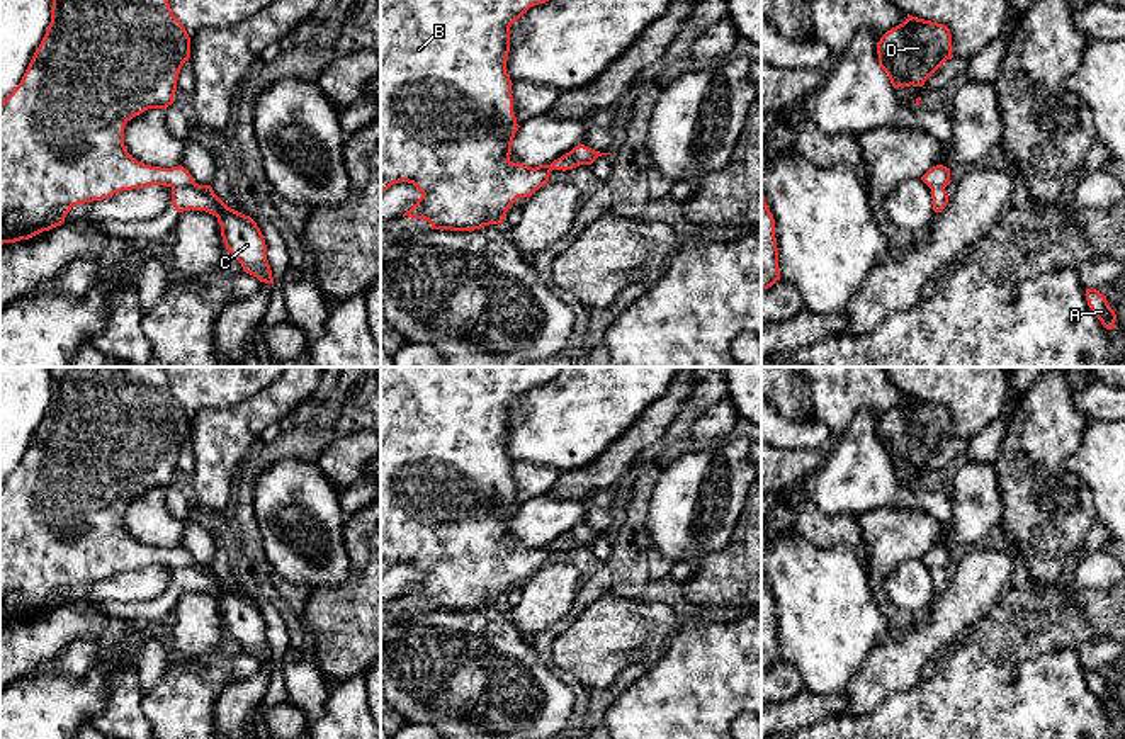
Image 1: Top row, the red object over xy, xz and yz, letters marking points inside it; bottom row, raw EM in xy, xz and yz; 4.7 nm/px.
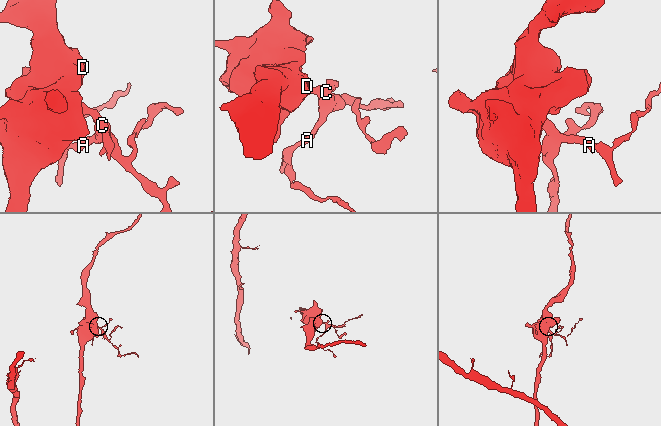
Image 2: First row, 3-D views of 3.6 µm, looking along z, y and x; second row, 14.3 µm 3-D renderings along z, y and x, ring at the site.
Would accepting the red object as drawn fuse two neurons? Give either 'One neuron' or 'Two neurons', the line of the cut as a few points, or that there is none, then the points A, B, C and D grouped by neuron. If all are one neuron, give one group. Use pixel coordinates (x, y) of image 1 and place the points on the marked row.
Two neurons. Split along xy (172, 186), (196, 186), (211, 197), (220, 214). Groups: A / B C D

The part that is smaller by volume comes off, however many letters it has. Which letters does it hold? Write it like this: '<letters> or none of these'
A

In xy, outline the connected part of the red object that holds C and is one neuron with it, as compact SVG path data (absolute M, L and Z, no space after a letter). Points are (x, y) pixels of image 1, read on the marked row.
M53 0L51 22L39 48L20 83L0 104L0 245L61 226L73 206L109 199L122 190L195 185L218 204L224 246L241 263L243 272L274 284L263 234L250 216L228 207L211 185L195 183L182 165L144 165L124 146L124 127L133 117L173 104L178 73L189 58L190 37L172 14L168 0Z

